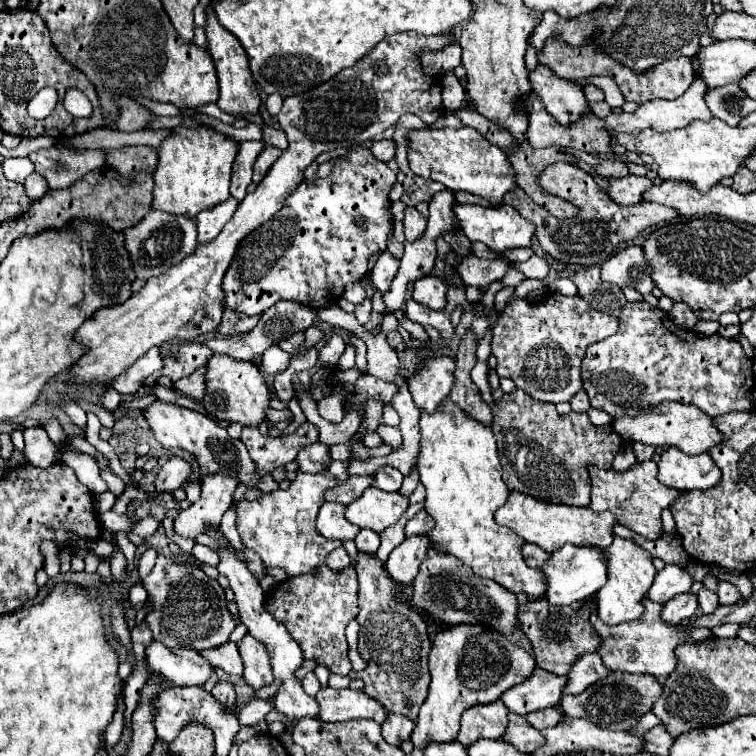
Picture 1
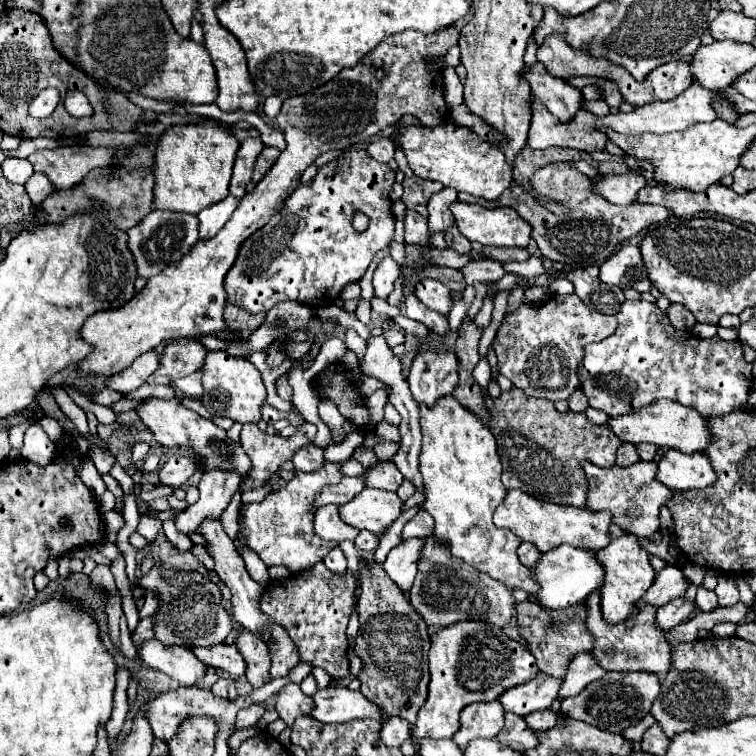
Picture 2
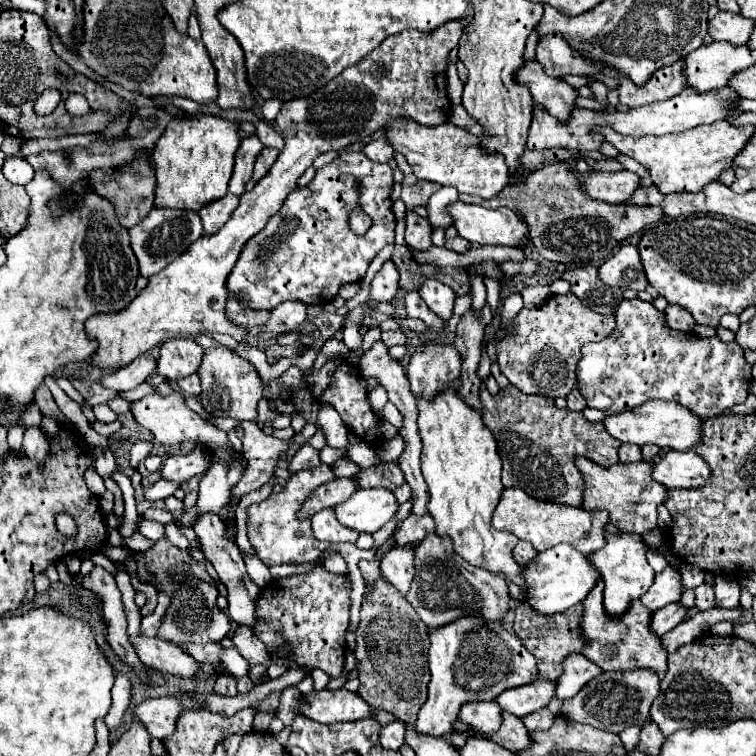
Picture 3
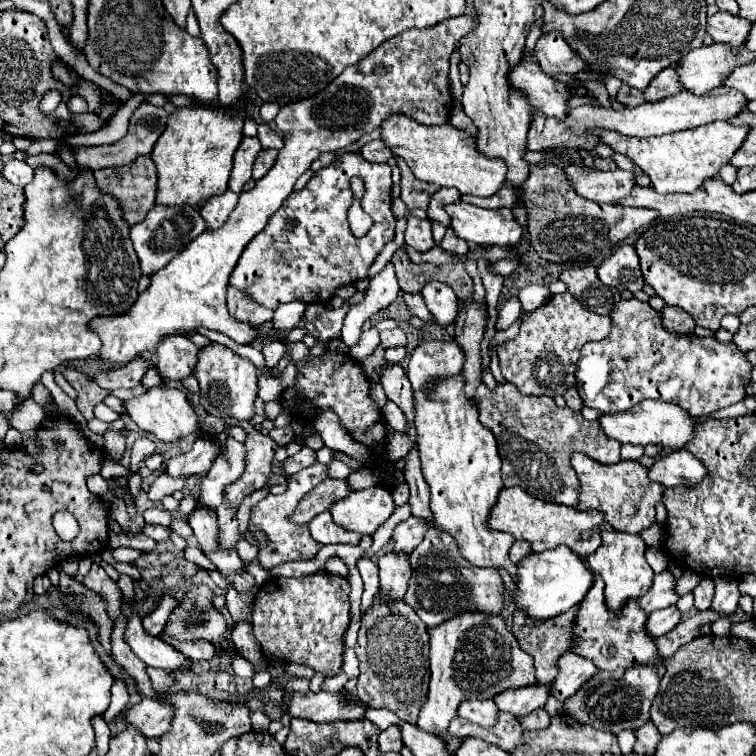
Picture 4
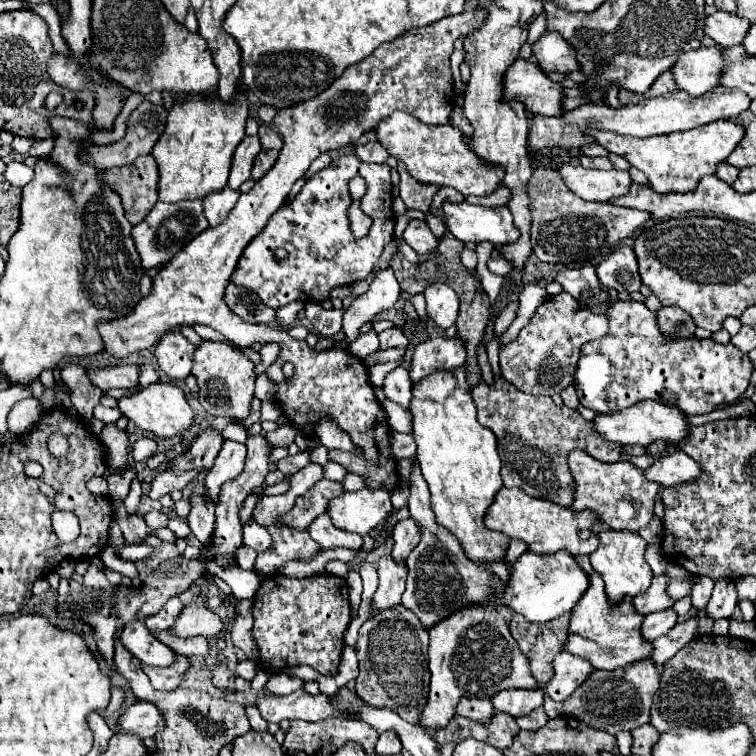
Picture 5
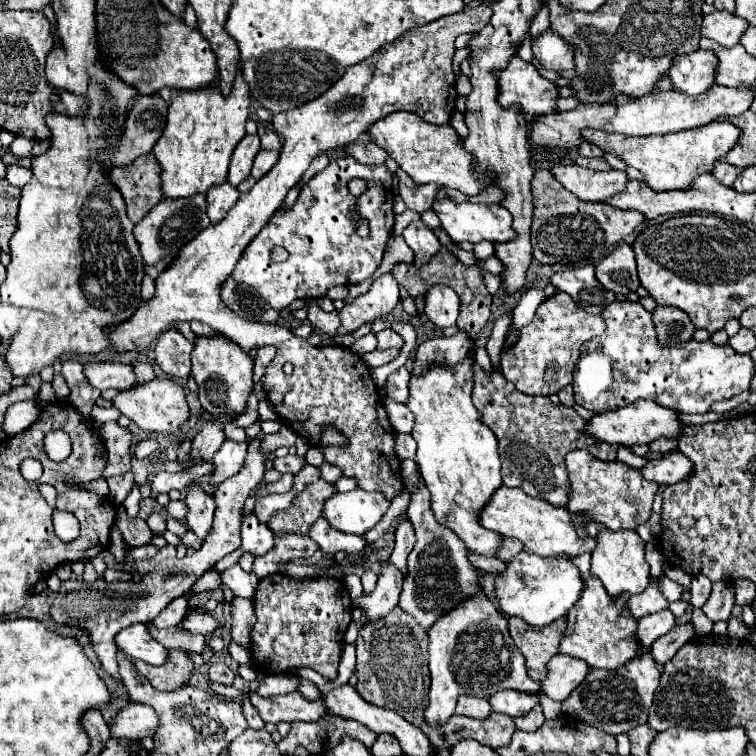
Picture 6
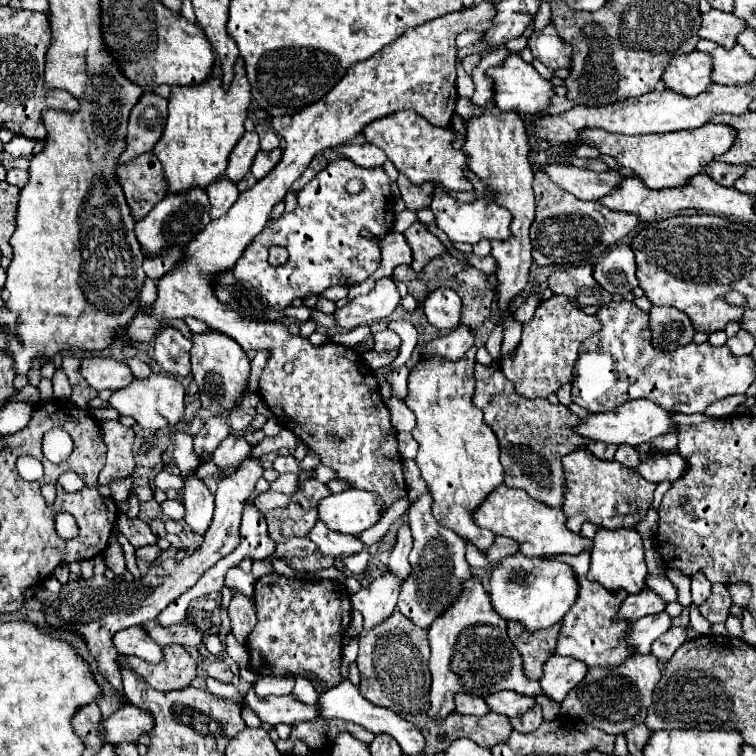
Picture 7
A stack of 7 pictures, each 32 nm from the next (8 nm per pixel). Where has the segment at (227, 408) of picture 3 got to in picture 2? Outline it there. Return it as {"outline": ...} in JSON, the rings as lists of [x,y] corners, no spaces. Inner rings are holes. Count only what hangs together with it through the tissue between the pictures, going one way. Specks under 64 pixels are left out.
{"outline":[[[210,350],[202,366],[202,386],[204,394],[200,400],[208,412],[232,418],[240,424],[260,422],[260,404],[266,400],[266,388],[260,372],[248,360],[230,356],[226,350]]]}

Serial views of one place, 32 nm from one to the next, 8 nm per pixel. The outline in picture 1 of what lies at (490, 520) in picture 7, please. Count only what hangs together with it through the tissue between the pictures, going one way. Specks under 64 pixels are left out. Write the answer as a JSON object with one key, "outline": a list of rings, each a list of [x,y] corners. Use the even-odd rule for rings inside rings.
{"outline":[[[510,492],[506,504],[496,510],[494,518],[496,518],[496,524],[508,526],[520,538],[540,546],[546,552],[558,550],[566,542],[570,542],[574,546],[606,548],[612,544],[612,538],[614,538],[612,528],[616,524],[614,516],[608,512],[594,512],[590,508],[574,508],[574,506],[564,506],[564,504],[540,502],[540,500],[536,500],[528,494],[522,494],[522,492]]]}

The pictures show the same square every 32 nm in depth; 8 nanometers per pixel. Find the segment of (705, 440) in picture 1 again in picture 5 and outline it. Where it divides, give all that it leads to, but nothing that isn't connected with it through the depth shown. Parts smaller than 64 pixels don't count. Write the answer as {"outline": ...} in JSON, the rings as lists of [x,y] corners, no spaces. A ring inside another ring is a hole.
{"outline":[[[642,400],[636,406],[628,406],[628,410],[618,410],[612,414],[598,414],[594,420],[594,430],[608,442],[618,442],[622,446],[640,444],[648,446],[656,440],[666,440],[670,444],[680,444],[688,436],[688,422],[684,414],[676,406],[666,406],[662,402]]]}

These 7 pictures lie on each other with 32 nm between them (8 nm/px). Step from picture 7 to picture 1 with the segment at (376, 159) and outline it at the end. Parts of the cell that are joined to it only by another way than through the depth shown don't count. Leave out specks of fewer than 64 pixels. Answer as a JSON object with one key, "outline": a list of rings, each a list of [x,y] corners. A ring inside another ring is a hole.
{"outline":[[[378,140],[378,142],[374,142],[374,144],[370,146],[370,152],[372,152],[378,160],[388,162],[388,160],[394,158],[396,144],[394,144],[394,140]]]}

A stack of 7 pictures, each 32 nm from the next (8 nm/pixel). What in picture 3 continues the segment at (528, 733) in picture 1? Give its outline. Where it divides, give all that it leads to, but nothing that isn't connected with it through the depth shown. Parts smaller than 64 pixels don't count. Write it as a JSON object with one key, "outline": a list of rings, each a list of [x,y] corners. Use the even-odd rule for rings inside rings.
{"outline":[[[502,712],[502,726],[500,730],[496,730],[496,734],[488,734],[488,740],[504,746],[506,750],[516,750],[516,752],[532,744],[522,720],[508,712]]]}

